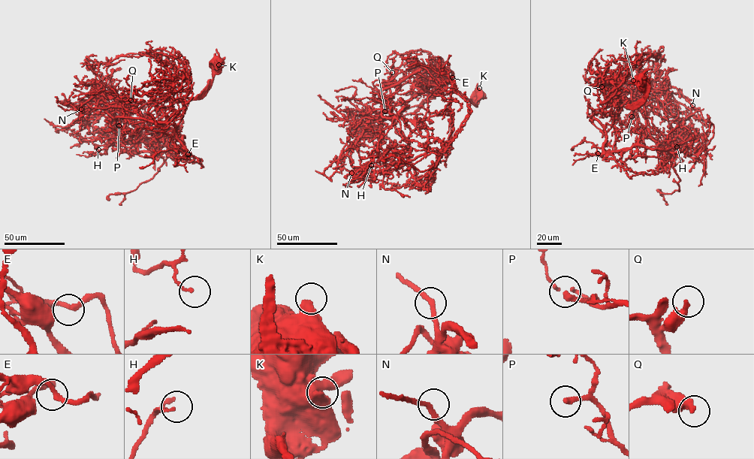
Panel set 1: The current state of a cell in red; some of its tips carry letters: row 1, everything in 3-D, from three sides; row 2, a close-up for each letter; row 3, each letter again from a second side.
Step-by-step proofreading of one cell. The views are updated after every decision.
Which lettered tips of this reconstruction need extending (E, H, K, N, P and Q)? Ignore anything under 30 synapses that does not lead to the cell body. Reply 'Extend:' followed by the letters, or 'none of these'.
Extend: Q

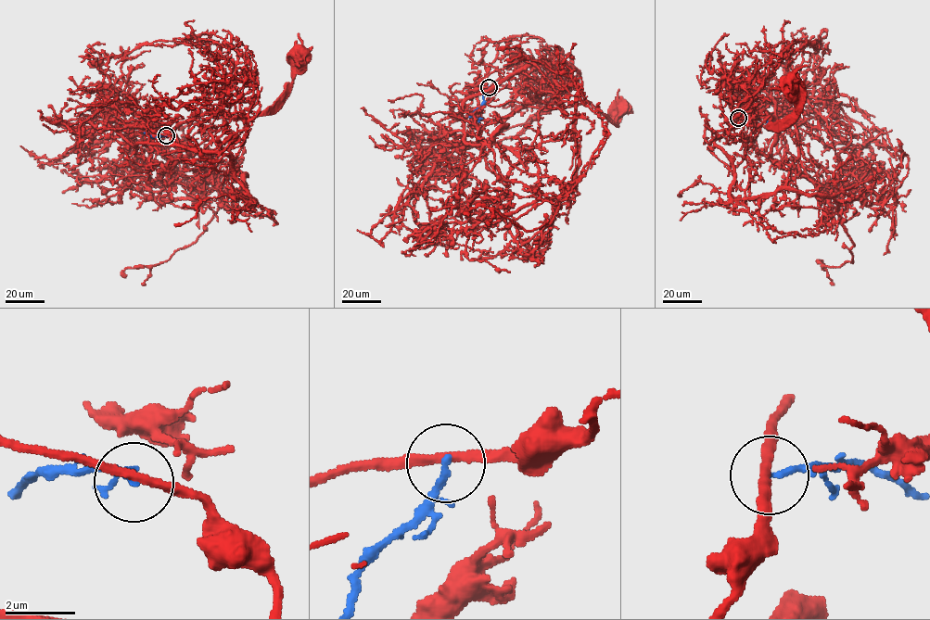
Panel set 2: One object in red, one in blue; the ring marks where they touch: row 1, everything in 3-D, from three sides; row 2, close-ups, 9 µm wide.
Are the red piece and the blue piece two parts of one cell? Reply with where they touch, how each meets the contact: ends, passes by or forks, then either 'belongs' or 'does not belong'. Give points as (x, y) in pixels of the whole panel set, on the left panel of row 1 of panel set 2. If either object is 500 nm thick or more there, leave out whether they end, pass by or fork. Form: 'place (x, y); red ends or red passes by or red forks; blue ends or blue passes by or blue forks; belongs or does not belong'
place (166, 135); red passes by; blue passes by; does not belong

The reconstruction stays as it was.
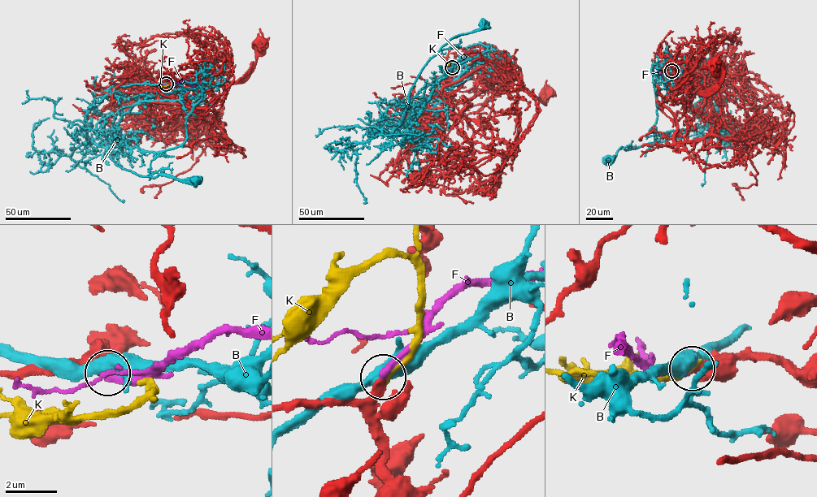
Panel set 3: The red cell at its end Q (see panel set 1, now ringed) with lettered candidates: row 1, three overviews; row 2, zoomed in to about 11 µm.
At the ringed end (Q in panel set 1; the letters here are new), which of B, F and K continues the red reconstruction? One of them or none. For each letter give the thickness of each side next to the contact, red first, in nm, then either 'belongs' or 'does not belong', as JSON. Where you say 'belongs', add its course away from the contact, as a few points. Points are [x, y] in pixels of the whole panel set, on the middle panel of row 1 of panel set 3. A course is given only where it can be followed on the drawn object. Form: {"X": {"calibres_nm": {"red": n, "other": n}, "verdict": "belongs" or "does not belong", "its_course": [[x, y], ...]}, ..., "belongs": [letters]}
{"B": {"calibres_nm": {"red": 400, "other": 500}, "verdict": "does not belong"}, "F": {"calibres_nm": {"red": 360, "other": 260}, "verdict": "belongs", "its_course": [[452, 67], [462, 61], [467, 53], [485, 51]]}, "K": {"calibres_nm": {"red": 400, "other": 200}, "verdict": "does not belong"}, "belongs": ["F"]}

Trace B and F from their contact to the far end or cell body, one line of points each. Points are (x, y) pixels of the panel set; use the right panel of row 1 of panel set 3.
B: (671, 71), (696, 67), (697, 77), (714, 100), (716, 118), (695, 134), (623, 148), (608, 157)
F: (671, 71), (664, 71), (660, 66), (659, 75)

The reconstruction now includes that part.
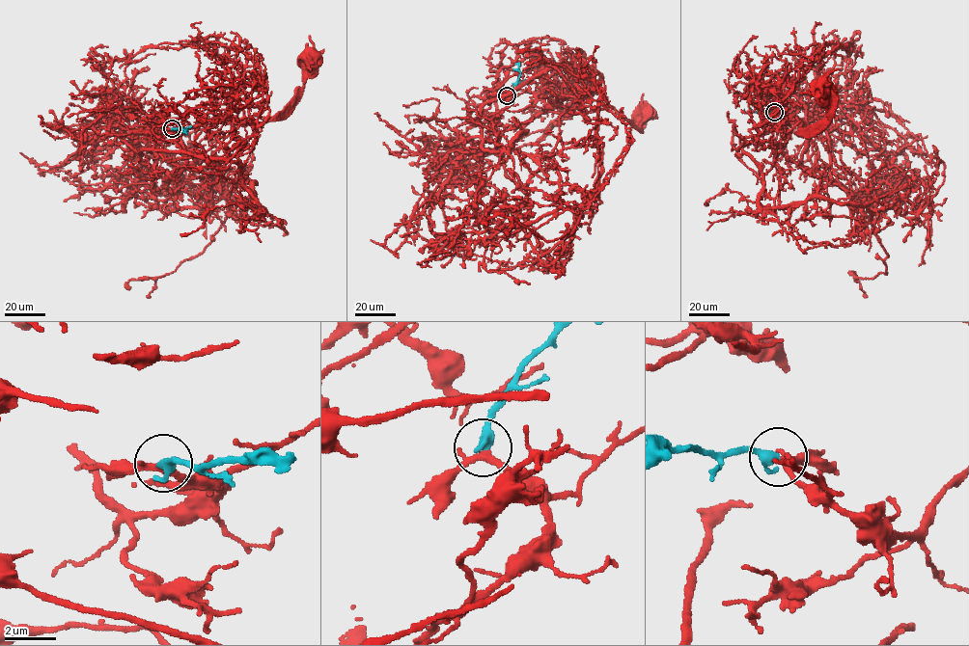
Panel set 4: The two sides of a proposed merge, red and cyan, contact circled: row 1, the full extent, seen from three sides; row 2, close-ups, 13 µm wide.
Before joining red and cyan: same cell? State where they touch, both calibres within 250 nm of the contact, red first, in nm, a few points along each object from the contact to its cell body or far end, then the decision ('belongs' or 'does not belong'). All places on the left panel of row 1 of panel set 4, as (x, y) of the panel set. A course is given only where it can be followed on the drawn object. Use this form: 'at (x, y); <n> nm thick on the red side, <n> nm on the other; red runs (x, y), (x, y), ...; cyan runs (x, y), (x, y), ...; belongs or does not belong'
at (172, 128); 240 nm thick on the red side, 280 nm on the other; red runs (172, 128), (161, 117), (189, 128), (281, 117), (302, 90), (310, 61); cyan runs (172, 128), (186, 130), (186, 133), (182, 131); belongs

